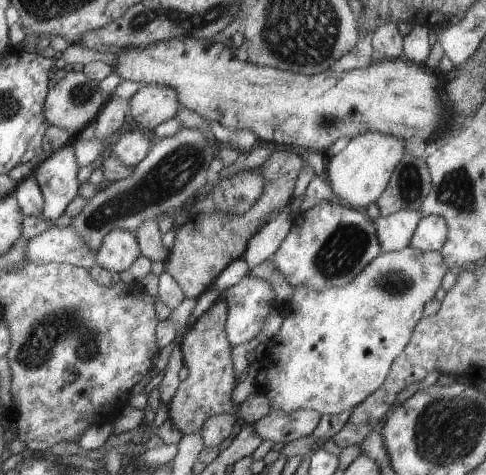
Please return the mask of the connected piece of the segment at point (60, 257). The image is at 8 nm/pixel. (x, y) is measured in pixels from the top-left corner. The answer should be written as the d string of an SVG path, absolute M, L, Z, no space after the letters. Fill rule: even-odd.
M53 226L27 240L27 260L34 264L70 263L91 269L97 264L95 256L70 227Z

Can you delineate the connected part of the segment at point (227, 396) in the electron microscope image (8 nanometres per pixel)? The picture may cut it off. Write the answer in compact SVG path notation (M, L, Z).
M220 296L199 319L191 325L181 341L188 376L182 381L168 406L168 418L183 435L200 432L206 419L219 414L238 415L239 405L232 401L232 390L238 380L233 365L232 346L227 339L225 322L227 304Z

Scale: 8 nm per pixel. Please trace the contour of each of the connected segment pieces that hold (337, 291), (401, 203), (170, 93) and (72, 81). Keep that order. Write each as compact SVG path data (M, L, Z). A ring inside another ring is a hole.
M406 247L399 251L390 251L387 253L380 253L370 264L366 265L350 284L342 287L332 287L324 289L323 291L315 291L314 289L307 289L306 287L293 287L294 294L292 302L285 305L274 306L284 318L284 322L280 331L271 339L270 348L265 356L273 357L277 364L270 371L270 382L264 386L260 386L258 392L266 394L271 402L271 410L283 410L290 412L298 409L310 409L323 414L338 414L342 411L353 409L357 404L360 404L367 396L370 396L375 390L378 390L382 383L388 376L391 364L396 360L396 357L404 350L404 347L410 342L415 324L424 316L424 304L434 299L434 294L441 286L441 280L444 275L450 270L446 266L444 257L440 251L419 251L414 247Z
M406 153L376 201L382 216L401 210L418 211L431 189L431 174L424 158Z
M141 85L128 101L131 106L130 121L151 131L158 124L174 118L182 107L176 91L160 85Z
M83 71L69 72L63 80L47 92L44 103L44 116L48 124L80 134L88 126L104 106L107 99L99 87L98 81L93 81Z

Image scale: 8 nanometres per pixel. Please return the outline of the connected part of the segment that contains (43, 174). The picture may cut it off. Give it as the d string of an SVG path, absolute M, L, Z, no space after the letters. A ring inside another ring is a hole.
M73 143L66 145L60 150L54 151L48 158L45 158L39 166L35 168L32 176L38 183L42 191L45 205L40 216L40 226L46 220L54 220L64 214L66 207L78 196L78 164L74 157Z

